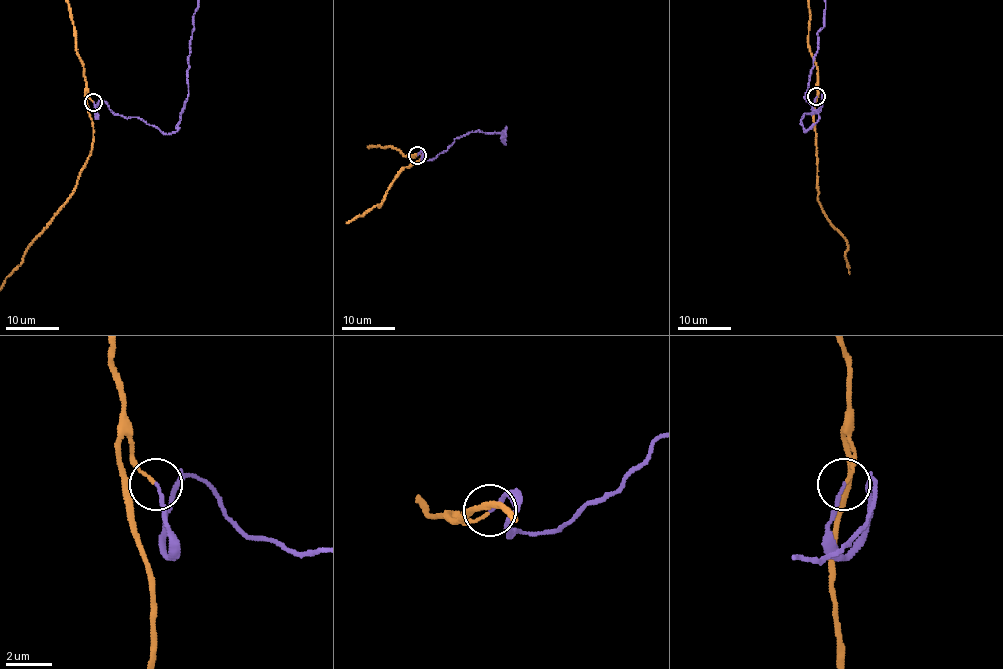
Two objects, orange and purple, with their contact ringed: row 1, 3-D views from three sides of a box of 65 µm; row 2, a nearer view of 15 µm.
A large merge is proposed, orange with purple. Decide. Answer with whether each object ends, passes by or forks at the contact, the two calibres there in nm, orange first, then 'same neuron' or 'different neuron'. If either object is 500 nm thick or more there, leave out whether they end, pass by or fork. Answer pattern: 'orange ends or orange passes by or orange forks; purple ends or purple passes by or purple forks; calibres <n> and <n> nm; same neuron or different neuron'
orange ends; purple ends; calibres 120 and 150 nm; same neuron

